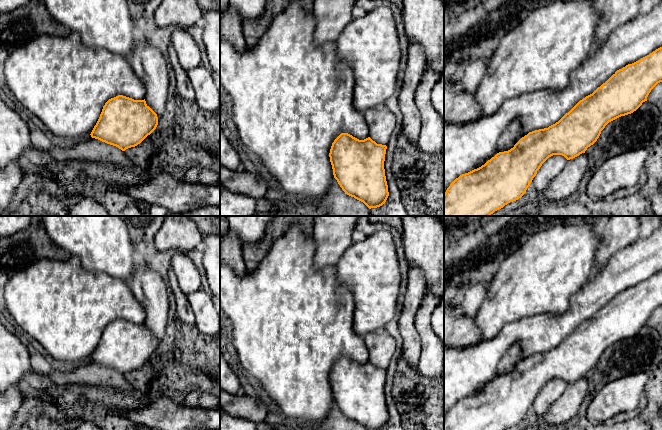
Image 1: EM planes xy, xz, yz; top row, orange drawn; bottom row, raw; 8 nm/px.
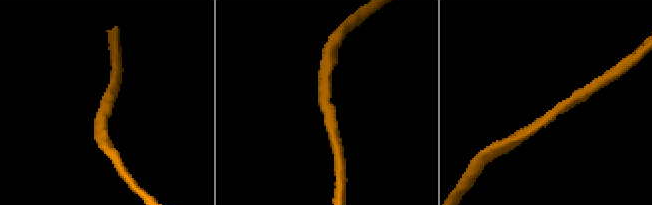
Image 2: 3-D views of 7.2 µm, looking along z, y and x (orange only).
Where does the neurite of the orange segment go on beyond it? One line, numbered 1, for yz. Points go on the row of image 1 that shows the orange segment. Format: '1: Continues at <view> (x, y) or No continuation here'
1: Continues at yz (466, 147)

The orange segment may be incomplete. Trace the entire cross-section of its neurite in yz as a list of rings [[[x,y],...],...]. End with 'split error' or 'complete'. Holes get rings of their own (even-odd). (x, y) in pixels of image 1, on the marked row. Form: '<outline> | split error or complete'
[[[662,0],[647,13],[639,13],[628,24],[615,29],[602,45],[591,51],[581,66],[574,70],[570,76],[570,82],[562,91],[547,91],[522,94],[520,96],[506,100],[499,109],[489,116],[480,116],[478,119],[465,125],[445,125],[444,126],[444,216],[490,216],[495,211],[503,208],[510,202],[521,198],[530,186],[533,178],[542,164],[553,155],[562,155],[567,160],[573,159],[582,153],[585,153],[588,147],[593,145],[599,138],[601,131],[605,126],[621,117],[636,111],[647,97],[651,90],[662,82]],[[514,121],[521,124],[520,134],[523,137],[508,151],[499,151],[499,141],[504,131]]] | split error

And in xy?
[[[76,32],[67,37],[40,35],[17,48],[5,61],[4,75],[15,101],[37,116],[55,136],[77,139],[90,134],[125,151],[140,144],[158,125],[157,114],[145,101],[145,85],[136,76],[129,59],[106,49],[85,46]]] | split error

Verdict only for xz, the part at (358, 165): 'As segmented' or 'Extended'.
Extended

